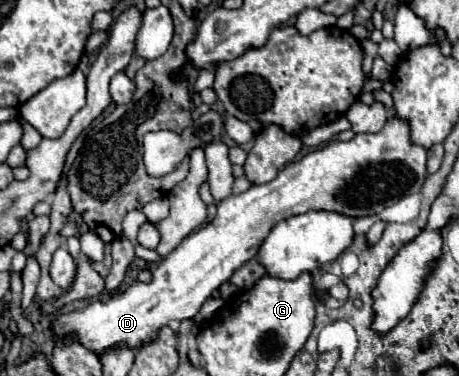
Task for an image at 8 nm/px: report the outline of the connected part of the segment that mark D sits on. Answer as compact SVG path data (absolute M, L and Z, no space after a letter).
M392 116L392 118L388 118L386 126L384 126L380 132L376 132L376 134L356 134L356 136L354 136L352 140L348 140L348 142L330 142L330 144L326 144L324 148L318 148L318 150L314 150L314 152L308 152L302 160L286 164L272 182L268 182L268 184L254 184L254 186L250 186L250 190L246 190L246 192L242 192L242 194L232 194L232 196L224 198L224 200L218 204L218 214L216 214L216 218L214 218L208 226L202 226L200 230L196 230L196 232L192 232L190 236L186 236L186 240L182 240L182 242L152 270L152 280L150 280L150 284L146 284L146 282L132 282L130 286L124 286L122 290L118 290L116 296L108 296L108 298L104 298L104 300L94 300L94 302L90 302L88 306L84 306L82 310L74 310L74 312L68 312L68 314L60 314L58 318L52 320L50 332L54 334L54 340L56 340L56 342L60 340L60 342L68 344L68 342L74 338L74 340L78 340L82 346L86 346L88 350L92 350L92 352L98 354L98 356L102 356L102 354L104 354L106 350L110 350L110 348L132 348L132 350L138 350L140 346L154 342L154 340L158 338L160 328L166 326L170 320L194 318L194 316L200 312L202 304L212 296L212 292L218 290L220 284L228 282L230 276L232 276L242 264L246 264L248 260L252 260L252 258L258 254L258 248L260 248L262 240L268 236L270 228L272 228L274 224L278 224L280 220L286 220L286 218L298 216L298 214L306 214L306 212L310 212L310 210L328 210L328 212L338 212L338 214L344 214L344 216L350 216L350 218L380 214L382 208L388 208L388 206L396 204L398 200L402 200L404 196L410 196L410 194L418 192L420 186L422 186L422 182L424 182L424 178L426 178L426 150L424 150L422 146L412 144L412 142L410 142L408 124L406 124L404 120L398 120L398 118Z

